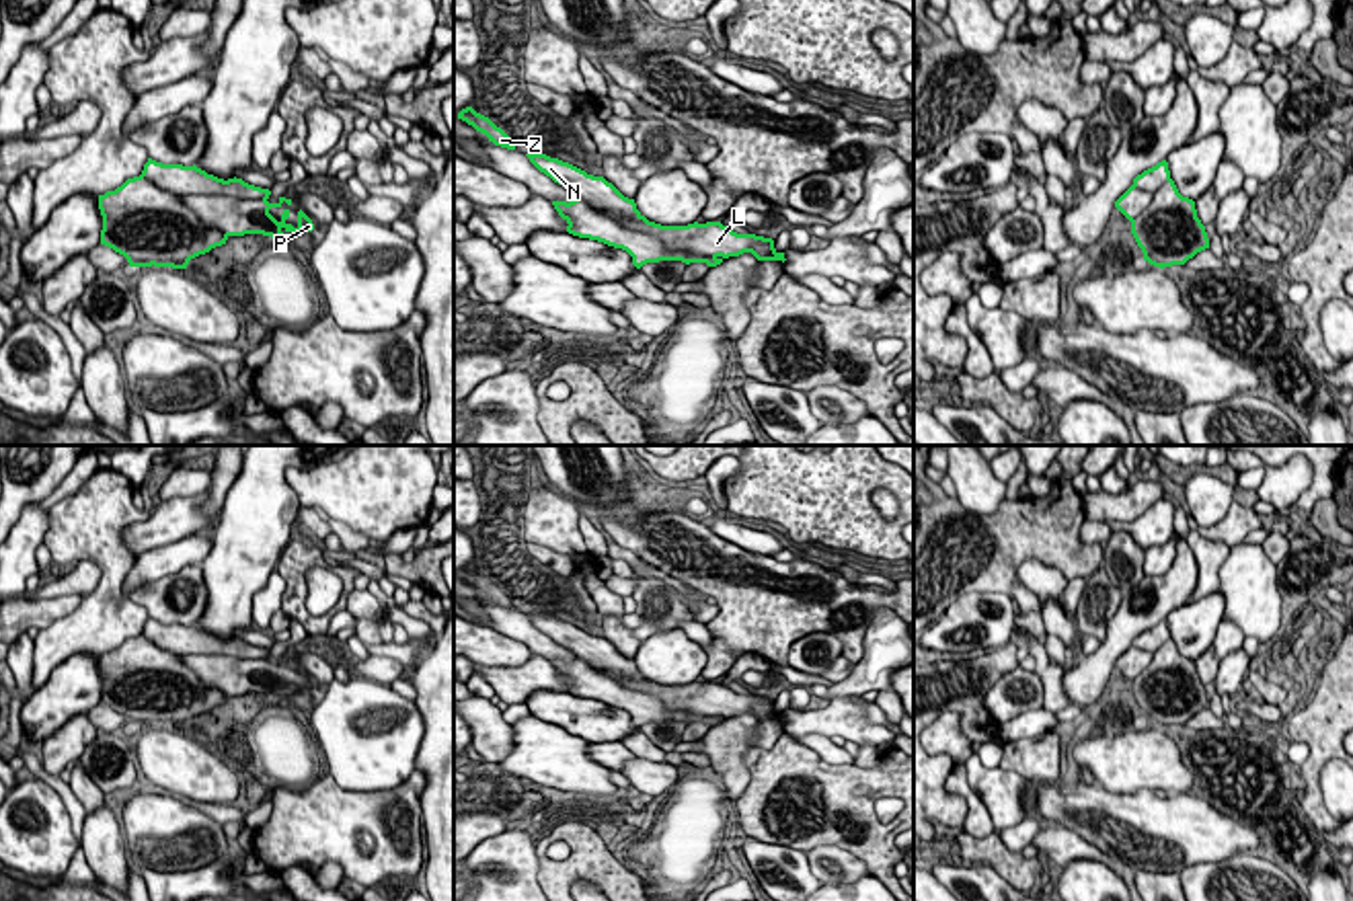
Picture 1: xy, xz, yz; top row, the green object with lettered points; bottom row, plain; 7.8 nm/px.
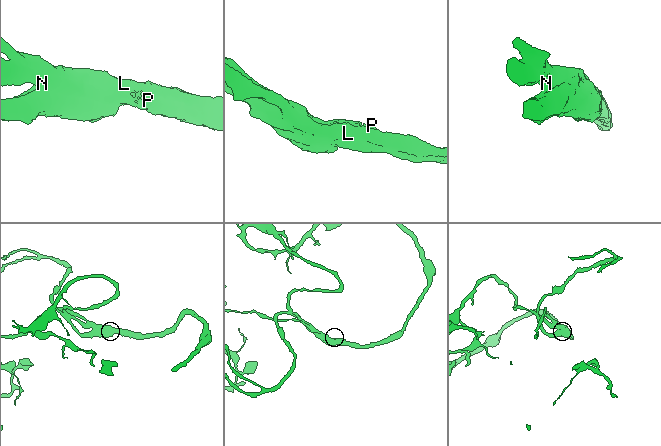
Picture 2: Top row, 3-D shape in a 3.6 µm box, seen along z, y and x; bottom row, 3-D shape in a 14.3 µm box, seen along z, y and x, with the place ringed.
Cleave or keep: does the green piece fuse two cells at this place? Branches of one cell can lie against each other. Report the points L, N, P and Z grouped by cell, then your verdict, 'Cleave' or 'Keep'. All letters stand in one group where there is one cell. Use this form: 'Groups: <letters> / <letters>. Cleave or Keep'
Groups: L N P Z. Keep

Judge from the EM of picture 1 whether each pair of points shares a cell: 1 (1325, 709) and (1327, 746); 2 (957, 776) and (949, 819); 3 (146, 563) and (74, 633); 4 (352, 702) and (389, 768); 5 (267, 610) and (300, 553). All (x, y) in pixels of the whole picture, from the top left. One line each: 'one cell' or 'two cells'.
1: one cell
2: two cells
3: two cells
4: one cell
5: two cells

